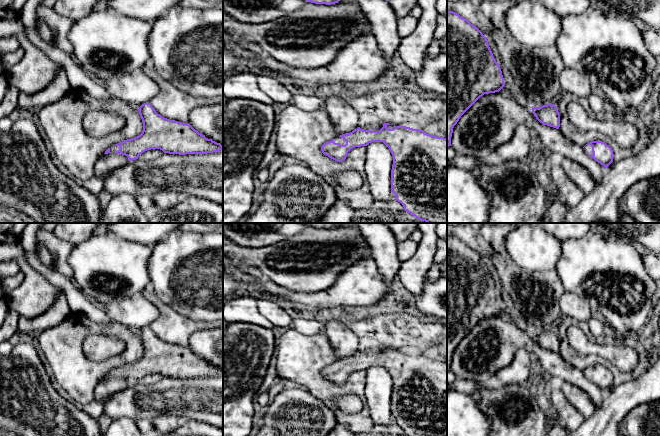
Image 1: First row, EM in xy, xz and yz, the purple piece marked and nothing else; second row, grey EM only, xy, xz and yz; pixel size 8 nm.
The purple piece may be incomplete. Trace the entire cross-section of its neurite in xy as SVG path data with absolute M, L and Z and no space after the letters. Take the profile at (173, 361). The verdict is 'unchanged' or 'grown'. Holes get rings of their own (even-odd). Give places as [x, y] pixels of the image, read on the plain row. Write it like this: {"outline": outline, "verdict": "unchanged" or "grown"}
{"outline": "M149 326L142 328L138 335L143 346L142 357L111 370L104 378L122 378L132 385L150 373L179 379L207 378L223 373L220 367L206 362L190 348L162 341Z", "verdict": "grown"}

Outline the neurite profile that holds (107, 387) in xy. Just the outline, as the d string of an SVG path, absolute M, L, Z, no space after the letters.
M103 378L95 387L94 400L102 405L108 398L124 390L128 386L128 381L122 378Z

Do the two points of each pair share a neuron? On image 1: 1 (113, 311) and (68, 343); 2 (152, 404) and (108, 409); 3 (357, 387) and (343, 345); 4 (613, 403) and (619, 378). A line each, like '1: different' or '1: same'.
1: different
2: same
3: different
4: different

